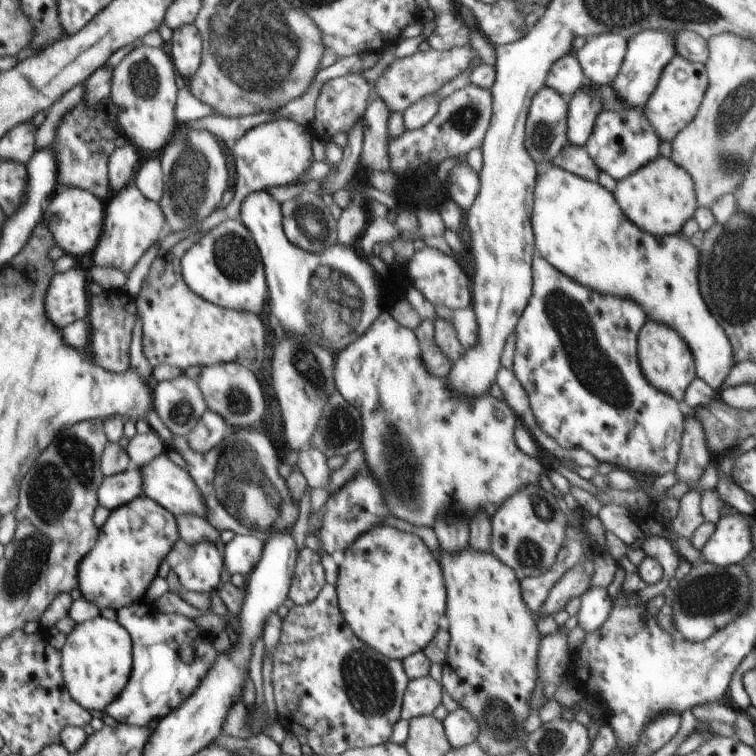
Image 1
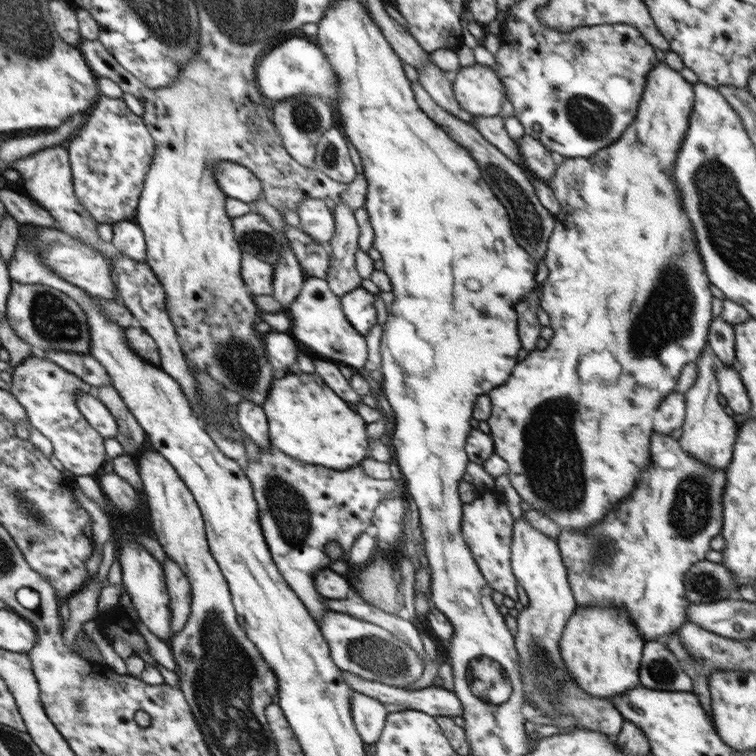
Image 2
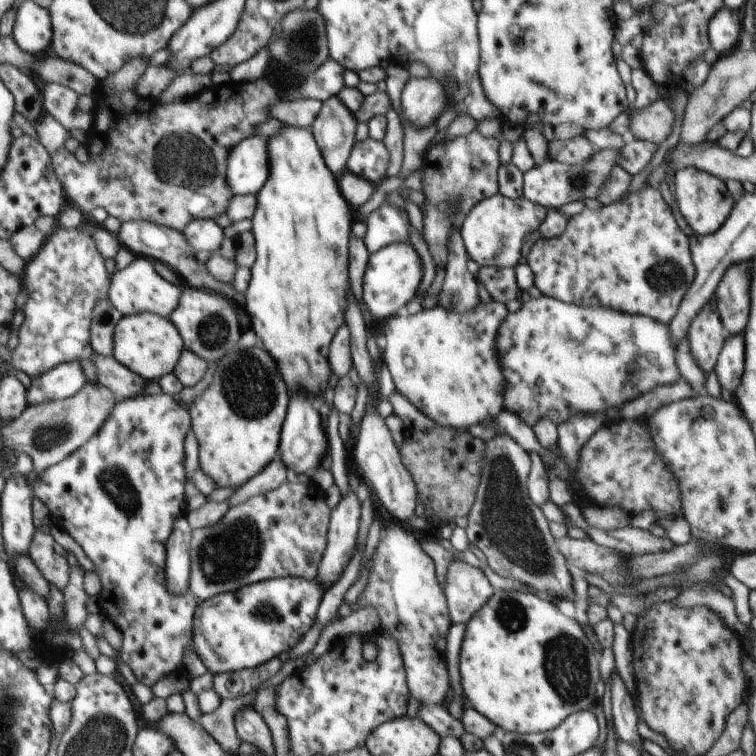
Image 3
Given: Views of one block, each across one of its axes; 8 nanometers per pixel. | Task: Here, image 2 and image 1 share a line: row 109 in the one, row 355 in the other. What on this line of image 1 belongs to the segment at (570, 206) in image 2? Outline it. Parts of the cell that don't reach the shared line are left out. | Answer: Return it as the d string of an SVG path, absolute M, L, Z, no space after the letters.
M647 319L639 332L637 345L640 370L642 370L644 378L654 388L658 388L660 392L668 394L670 398L683 404L688 386L697 377L694 357L688 344L684 342L684 338L674 328Z

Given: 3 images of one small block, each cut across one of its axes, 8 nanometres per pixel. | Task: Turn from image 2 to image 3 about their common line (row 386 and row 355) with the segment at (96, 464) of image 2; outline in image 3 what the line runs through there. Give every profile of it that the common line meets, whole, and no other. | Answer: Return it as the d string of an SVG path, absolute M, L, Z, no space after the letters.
M58 227L47 238L38 254L26 261L24 274L21 275L25 280L25 319L19 326L18 346L12 351L10 363L15 371L22 370L31 379L36 379L61 364L75 360L86 364L86 360L90 360L92 372L92 352L95 351L91 347L92 311L99 300L106 298L108 287L111 286L111 276L105 266L105 258L98 252L93 236L88 232L81 232L80 227Z

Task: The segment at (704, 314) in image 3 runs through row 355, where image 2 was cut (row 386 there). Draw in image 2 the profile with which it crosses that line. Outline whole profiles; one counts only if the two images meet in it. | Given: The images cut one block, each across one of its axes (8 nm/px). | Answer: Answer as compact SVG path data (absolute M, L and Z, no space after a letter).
M704 349L697 360L698 377L692 388L684 393L685 396L685 418L681 426L682 435L679 438L680 447L690 453L692 457L710 465L710 467L724 469L730 464L733 448L738 438L738 418L726 413L724 407L718 402L720 389L718 377L714 369L714 360Z

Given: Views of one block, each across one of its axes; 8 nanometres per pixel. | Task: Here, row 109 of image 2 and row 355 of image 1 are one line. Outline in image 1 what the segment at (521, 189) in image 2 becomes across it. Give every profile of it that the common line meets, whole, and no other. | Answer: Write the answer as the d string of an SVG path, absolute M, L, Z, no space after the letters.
M422 320L415 329L415 333L420 342L420 356L428 368L428 374L436 379L448 376L454 362L450 362L434 342L435 321Z

